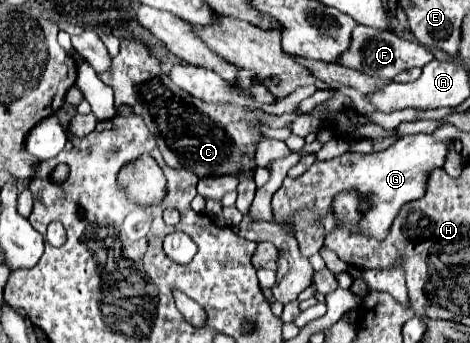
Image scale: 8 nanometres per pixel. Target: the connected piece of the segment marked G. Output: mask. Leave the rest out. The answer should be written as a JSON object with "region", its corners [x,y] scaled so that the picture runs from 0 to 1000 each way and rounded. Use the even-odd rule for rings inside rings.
{"region":[[[860,394],[843,405],[826,434],[800,446],[732,446],[728,458],[702,469],[668,469],[668,481],[643,504],[634,522],[609,516],[596,551],[579,574],[579,609],[587,644],[613,644],[626,656],[638,738],[647,749],[672,743],[689,691],[702,668],[711,668],[711,633],[702,609],[702,586],[715,563],[736,551],[757,551],[770,574],[791,592],[791,609],[766,650],[774,685],[817,697],[826,685],[830,650],[843,633],[847,609],[881,580],[902,569],[902,539],[915,493],[940,487],[949,434],[957,411],[923,411],[915,394]],[[783,563],[783,569],[779,569]],[[677,627],[685,638],[677,638]]]}

